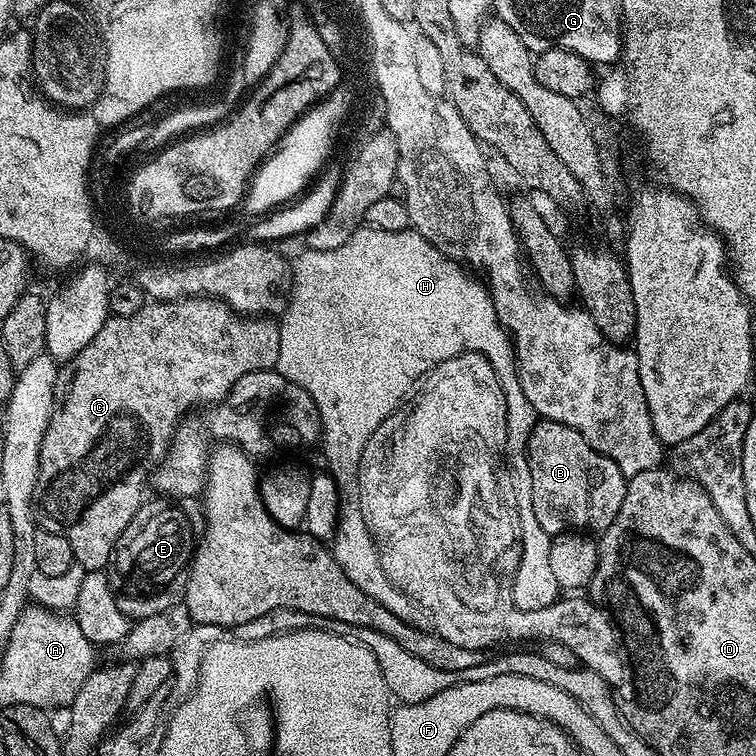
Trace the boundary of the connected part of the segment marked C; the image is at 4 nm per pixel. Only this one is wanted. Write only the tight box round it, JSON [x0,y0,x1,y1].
[35,298,280,572]

